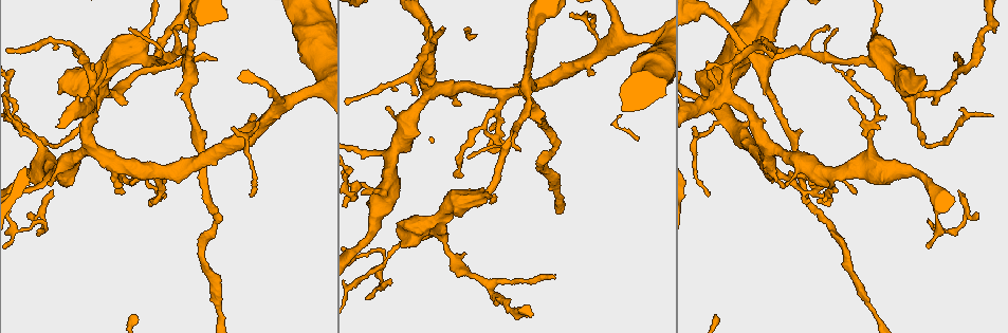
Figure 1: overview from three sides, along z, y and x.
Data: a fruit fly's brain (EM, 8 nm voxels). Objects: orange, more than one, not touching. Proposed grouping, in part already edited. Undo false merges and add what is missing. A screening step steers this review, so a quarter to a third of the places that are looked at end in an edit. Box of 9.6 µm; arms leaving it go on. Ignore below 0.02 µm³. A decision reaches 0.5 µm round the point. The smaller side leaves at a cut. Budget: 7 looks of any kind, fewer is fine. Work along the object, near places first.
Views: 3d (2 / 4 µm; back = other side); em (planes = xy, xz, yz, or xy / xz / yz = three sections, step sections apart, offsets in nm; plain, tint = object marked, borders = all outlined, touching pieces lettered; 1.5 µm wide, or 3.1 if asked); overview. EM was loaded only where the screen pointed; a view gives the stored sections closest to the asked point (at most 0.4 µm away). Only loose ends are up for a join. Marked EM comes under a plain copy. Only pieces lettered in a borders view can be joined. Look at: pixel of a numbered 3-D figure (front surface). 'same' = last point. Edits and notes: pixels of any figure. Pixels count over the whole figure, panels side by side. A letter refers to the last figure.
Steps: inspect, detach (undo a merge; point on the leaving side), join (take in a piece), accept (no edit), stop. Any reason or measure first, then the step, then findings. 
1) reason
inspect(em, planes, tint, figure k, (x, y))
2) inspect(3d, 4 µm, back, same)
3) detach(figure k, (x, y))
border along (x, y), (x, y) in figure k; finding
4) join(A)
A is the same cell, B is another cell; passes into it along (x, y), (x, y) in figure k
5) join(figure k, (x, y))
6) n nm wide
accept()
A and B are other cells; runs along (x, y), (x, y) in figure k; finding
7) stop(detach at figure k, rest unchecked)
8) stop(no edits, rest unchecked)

tapers out
inspect(em, planes, borders, figure 1, (818, 200))

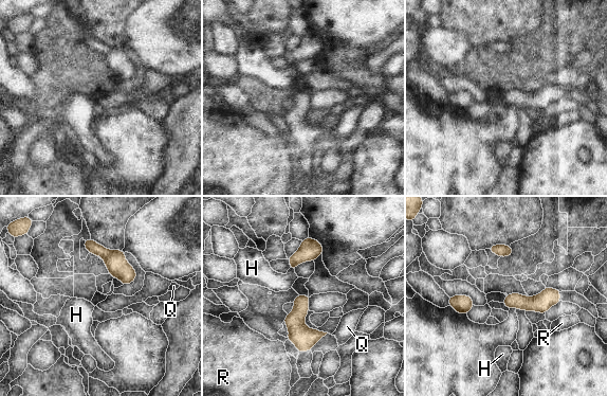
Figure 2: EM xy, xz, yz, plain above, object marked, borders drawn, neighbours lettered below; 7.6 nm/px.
accept()
H, Q and R are other cells; runs along (87, 242), (133, 275) in figure 2; no lettered piece goes on from it

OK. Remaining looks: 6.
an open end
inspect(3d, 4 µm, figure 1, (926, 79))

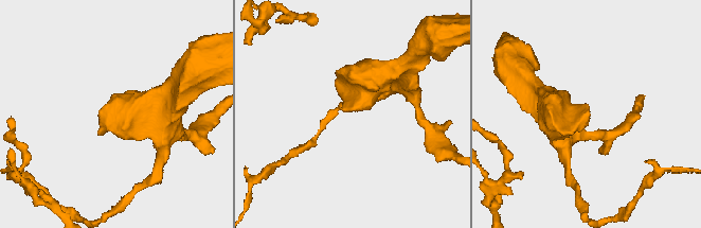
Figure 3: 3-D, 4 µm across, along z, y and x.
inspect(em, planes, borders, figure 3, (342, 108))

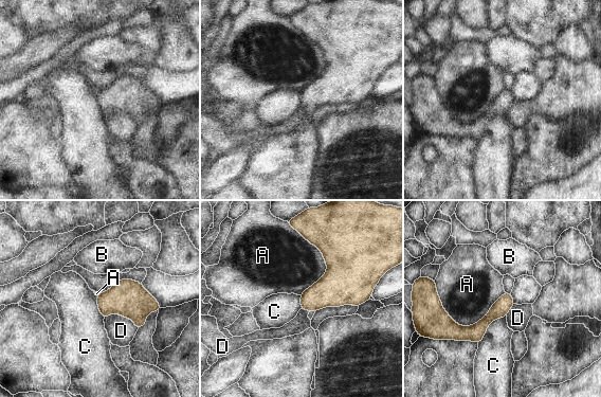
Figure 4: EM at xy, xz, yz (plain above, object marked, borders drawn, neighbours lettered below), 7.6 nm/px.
A touches over 550 nm
accept()
A, B, C and D are other cells; border along (506, 316), (488, 326), (478, 344) in figure 4; no lettered piece goes on from it

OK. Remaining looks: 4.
inspect(3d, 4 µm, back, figure 1, (215, 60))

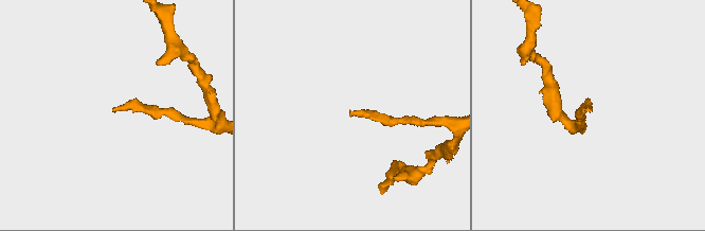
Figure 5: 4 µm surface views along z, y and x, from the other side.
inspect(em, planes, borders, figure 5, (590, 112))

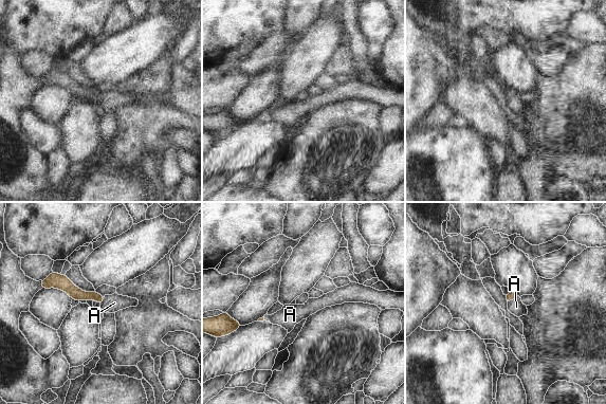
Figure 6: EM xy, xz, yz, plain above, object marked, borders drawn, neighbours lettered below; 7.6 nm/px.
join(A)
A is the same cell; passes into it along (511, 295), (512, 299), (516, 307) in figure 6; it goes on there

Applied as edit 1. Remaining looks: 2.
stop(join at figure 6, rest unchecked)

